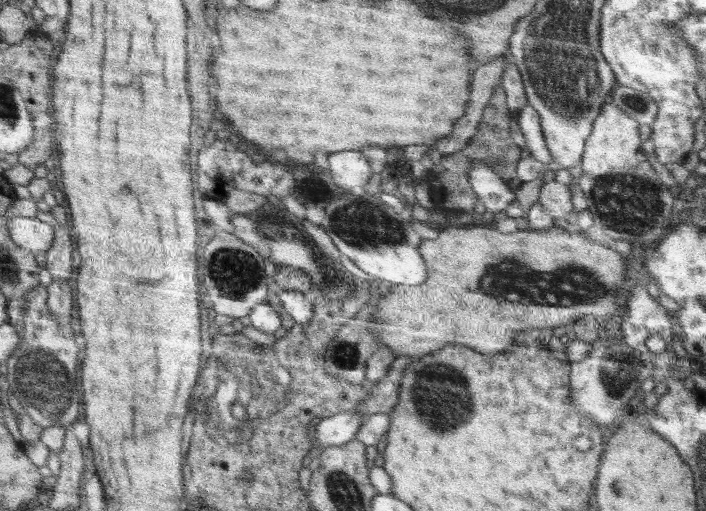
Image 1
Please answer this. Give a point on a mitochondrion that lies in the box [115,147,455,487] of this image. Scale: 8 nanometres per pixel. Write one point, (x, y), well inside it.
(229, 416)

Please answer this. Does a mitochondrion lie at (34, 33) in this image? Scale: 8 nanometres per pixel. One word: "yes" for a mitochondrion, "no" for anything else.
no

